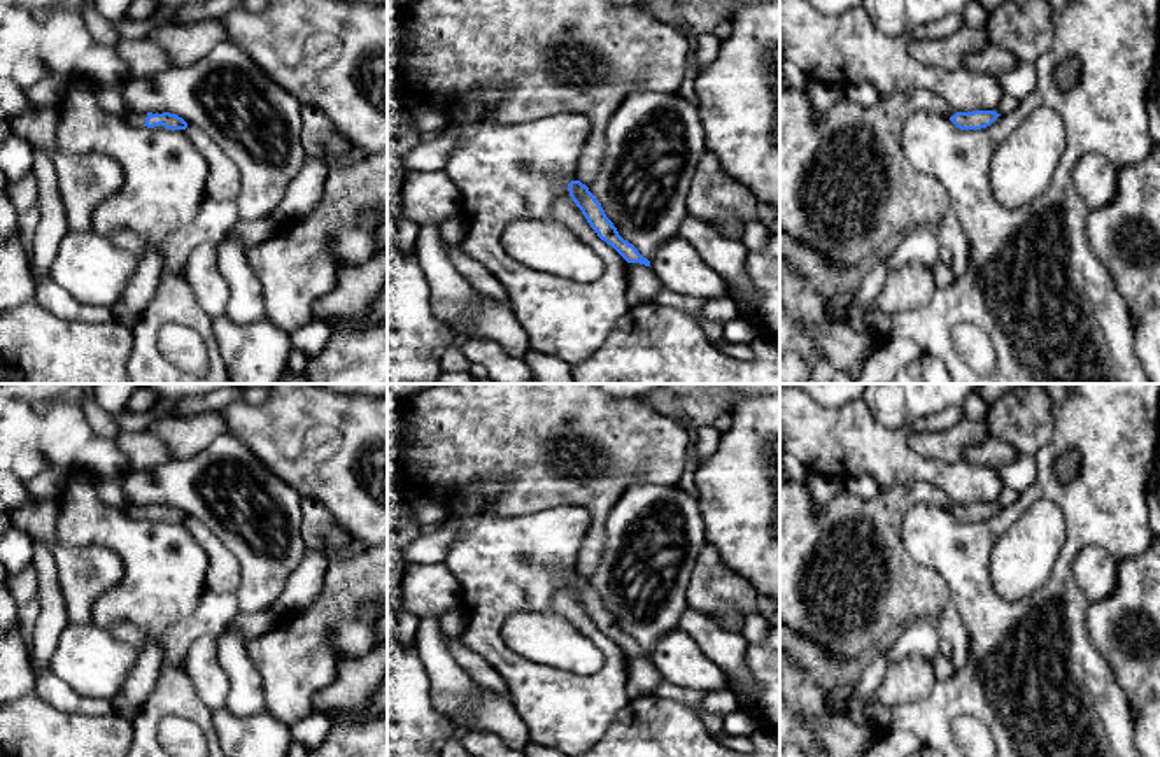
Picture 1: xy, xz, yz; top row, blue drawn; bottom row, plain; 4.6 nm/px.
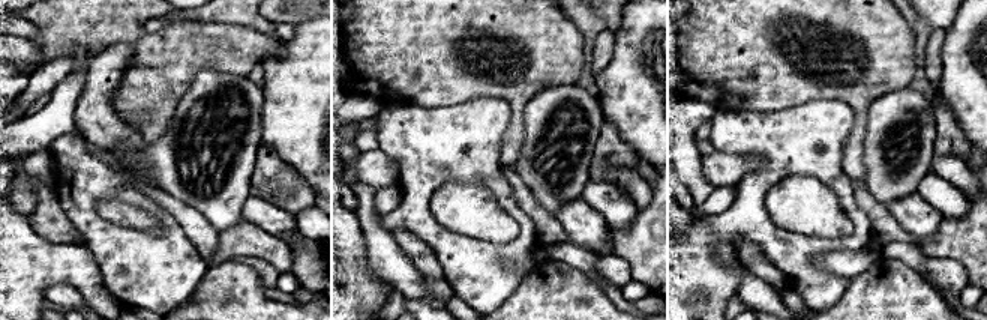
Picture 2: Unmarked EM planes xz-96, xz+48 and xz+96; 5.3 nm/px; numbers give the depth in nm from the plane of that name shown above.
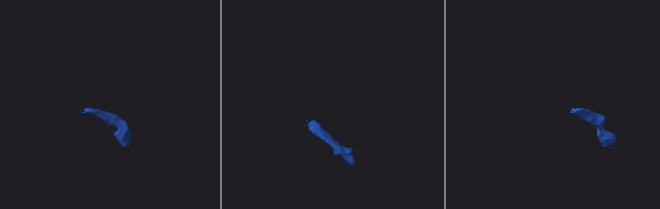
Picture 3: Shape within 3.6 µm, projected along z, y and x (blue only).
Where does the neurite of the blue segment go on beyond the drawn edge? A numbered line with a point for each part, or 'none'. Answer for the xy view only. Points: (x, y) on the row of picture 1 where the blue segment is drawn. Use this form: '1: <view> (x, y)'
1: xy (137, 120)

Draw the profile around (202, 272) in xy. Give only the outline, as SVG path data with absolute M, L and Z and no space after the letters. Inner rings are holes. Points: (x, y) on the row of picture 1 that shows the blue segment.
M216 244L198 245L189 254L180 273L189 282L202 308L212 321L226 315L231 289L219 272Z

